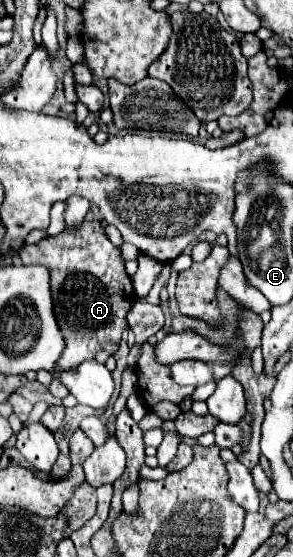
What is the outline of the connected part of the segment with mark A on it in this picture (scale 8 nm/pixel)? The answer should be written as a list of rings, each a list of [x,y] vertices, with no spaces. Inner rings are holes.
[[[89,212],[85,220],[79,226],[65,228],[59,236],[47,236],[37,244],[25,244],[19,250],[19,256],[23,264],[41,264],[51,272],[51,290],[53,290],[53,304],[55,304],[55,316],[59,322],[59,328],[65,336],[65,352],[59,360],[61,370],[71,370],[79,366],[85,360],[93,360],[99,350],[105,350],[109,354],[115,354],[121,342],[121,332],[127,328],[127,310],[133,306],[135,292],[131,278],[125,272],[125,258],[121,256],[119,246],[111,244],[111,240],[105,234],[105,228],[101,222]]]

